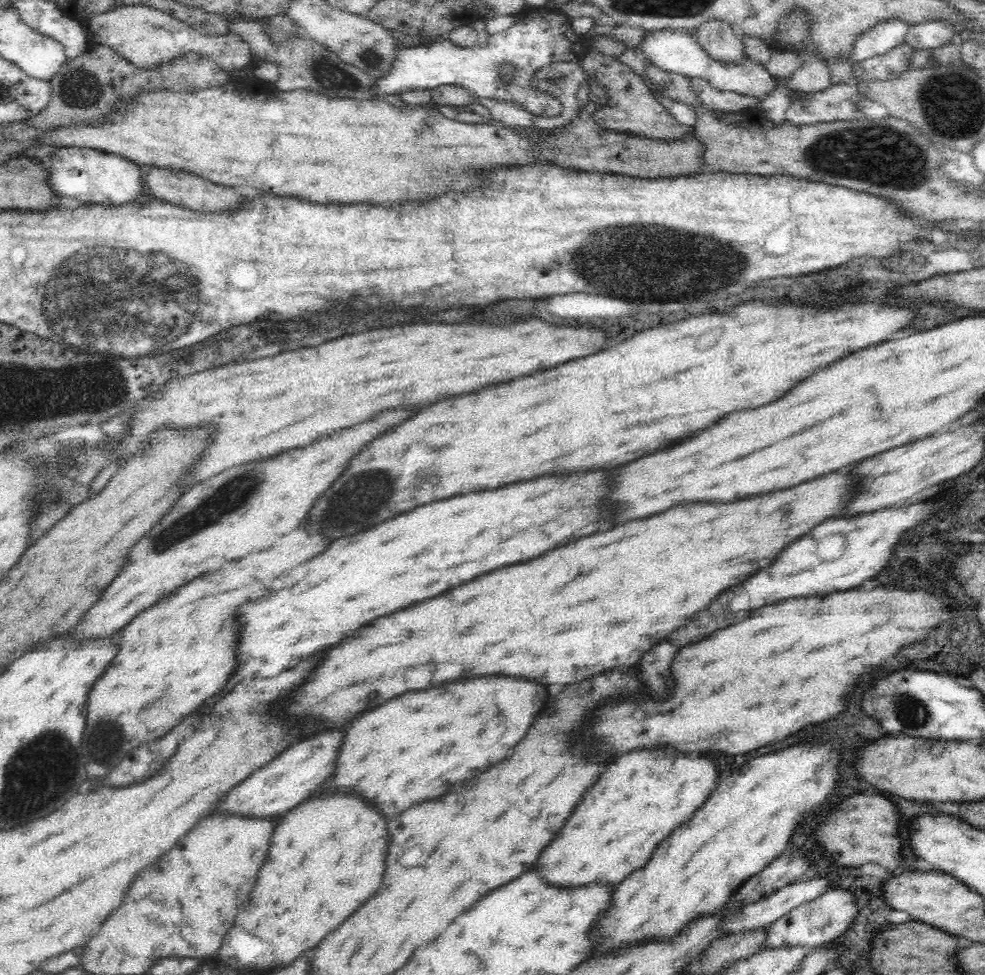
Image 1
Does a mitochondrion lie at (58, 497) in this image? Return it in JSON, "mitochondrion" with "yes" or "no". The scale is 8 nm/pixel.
{"mitochondrion":"yes"}

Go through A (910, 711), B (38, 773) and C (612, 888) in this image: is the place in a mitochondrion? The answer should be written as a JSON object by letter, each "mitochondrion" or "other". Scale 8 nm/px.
{"A":"mitochondrion","B":"mitochondrion","C":"other"}

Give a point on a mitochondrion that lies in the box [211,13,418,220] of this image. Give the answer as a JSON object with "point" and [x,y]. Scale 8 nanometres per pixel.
{"point":[323,70]}

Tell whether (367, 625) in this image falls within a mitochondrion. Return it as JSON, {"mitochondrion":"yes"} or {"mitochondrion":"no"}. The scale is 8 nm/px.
{"mitochondrion":"no"}

